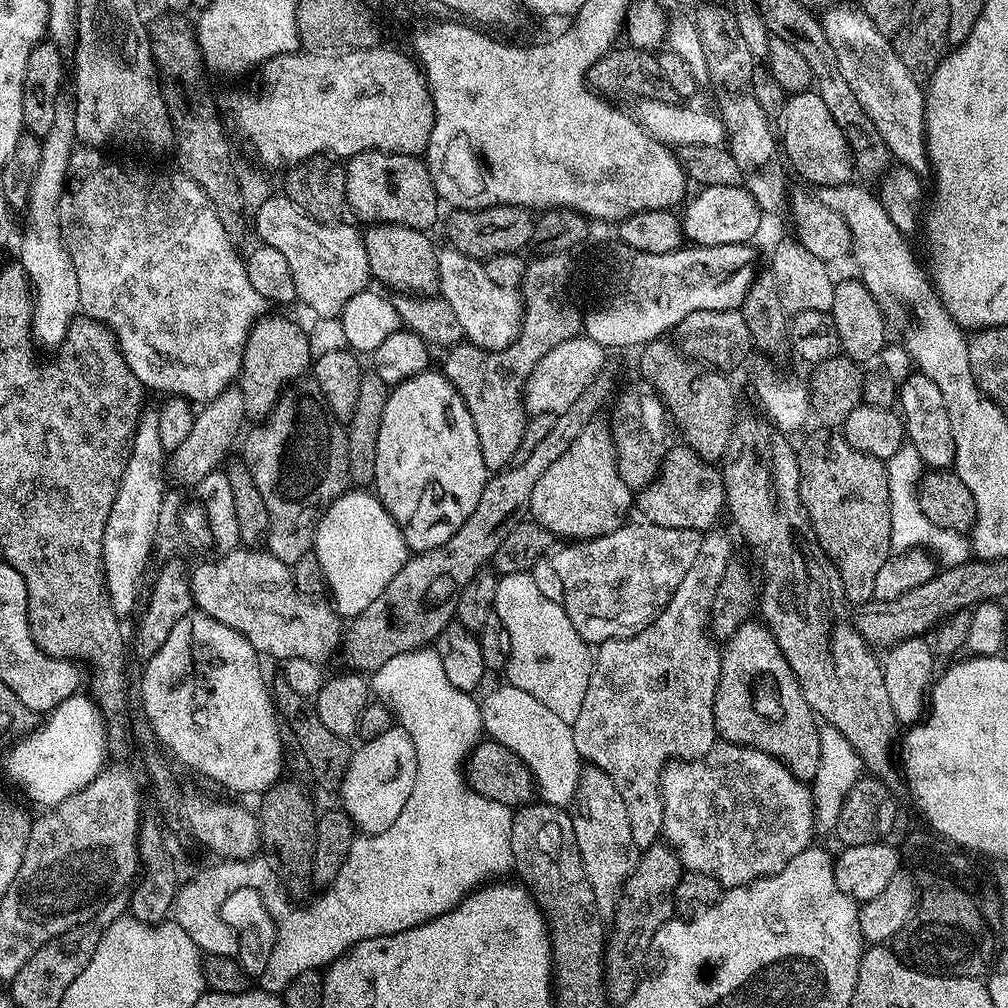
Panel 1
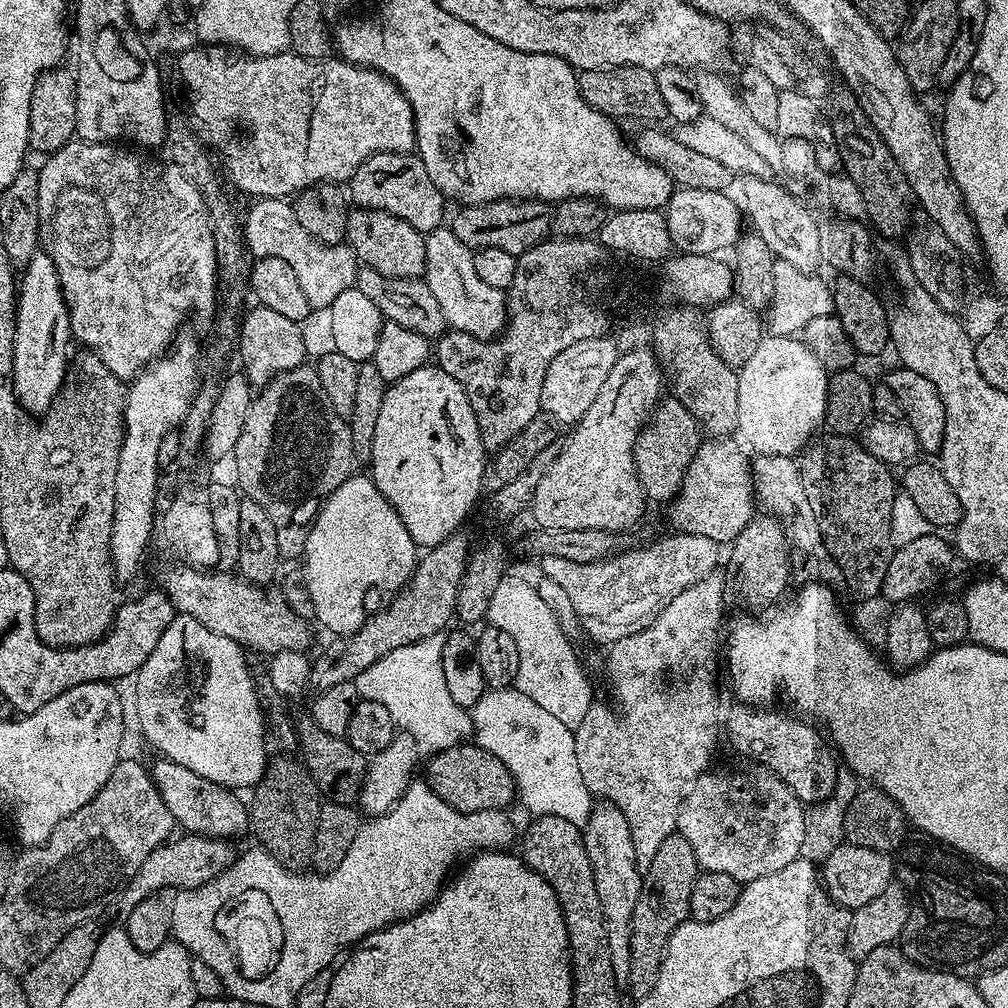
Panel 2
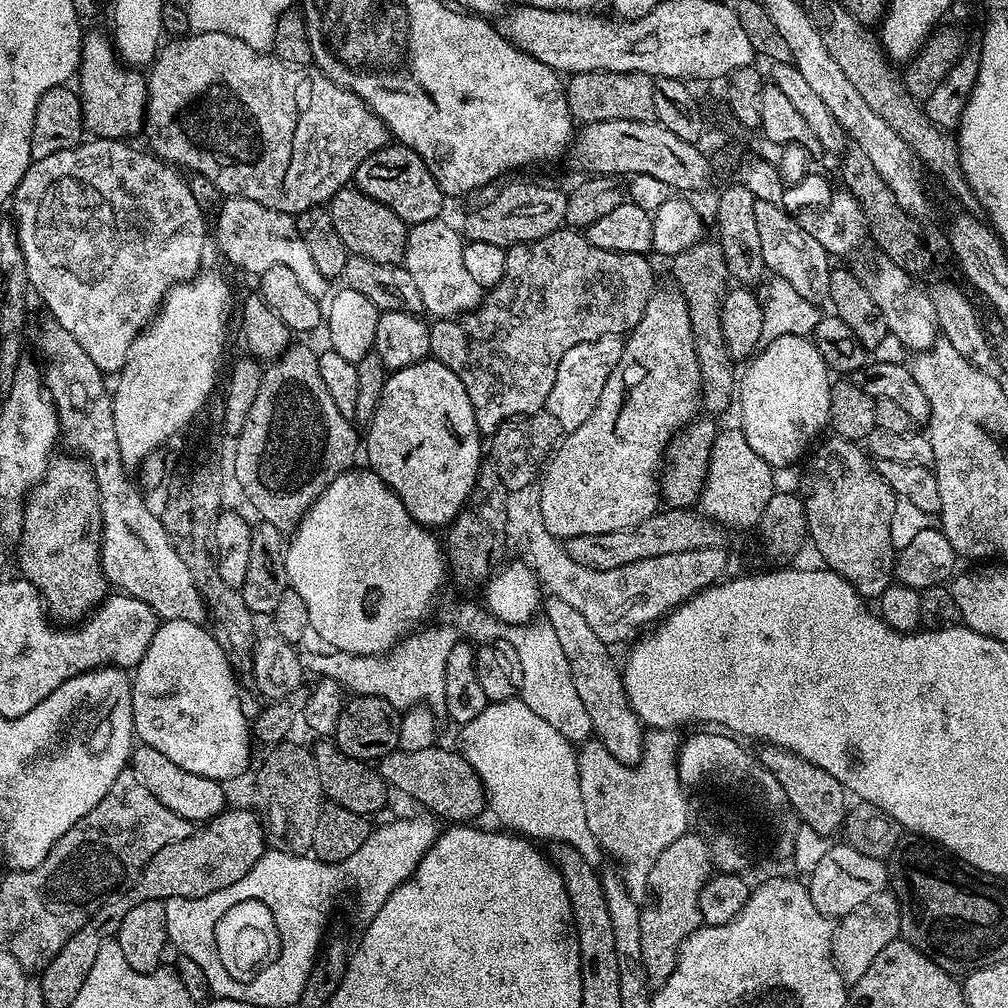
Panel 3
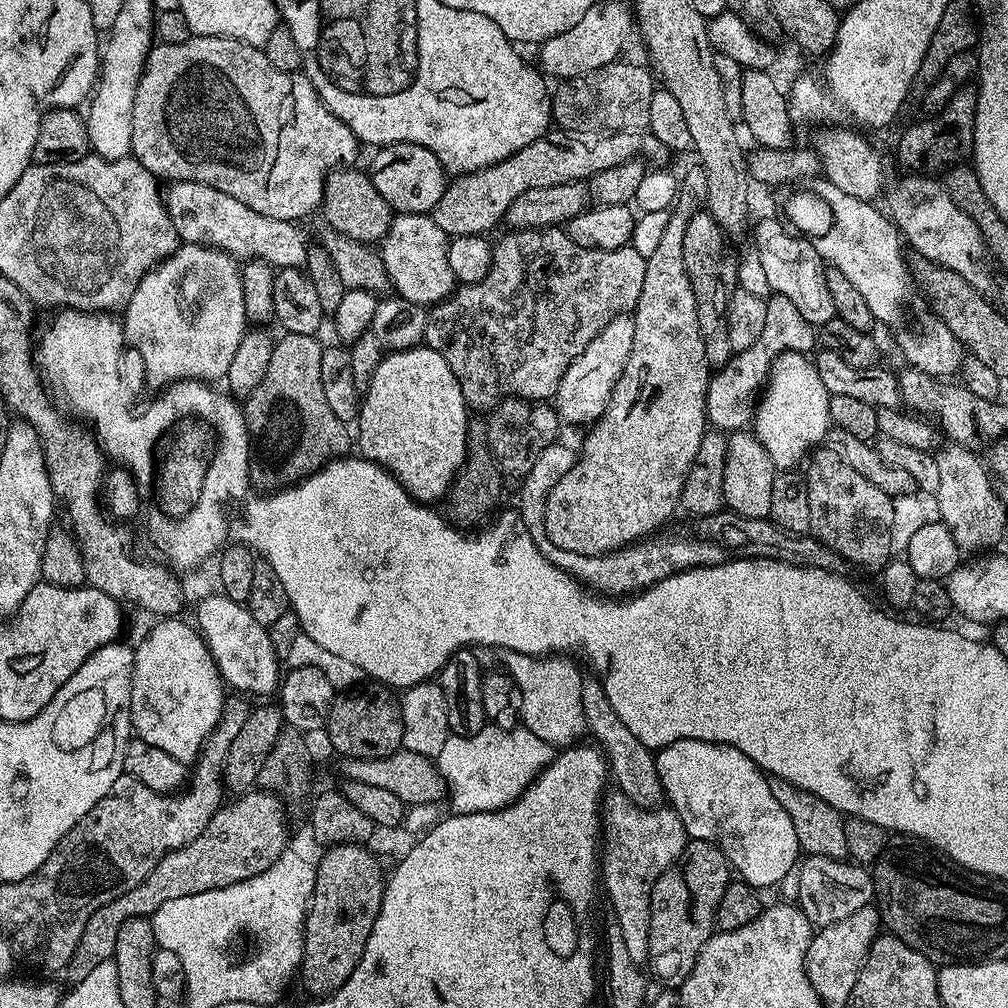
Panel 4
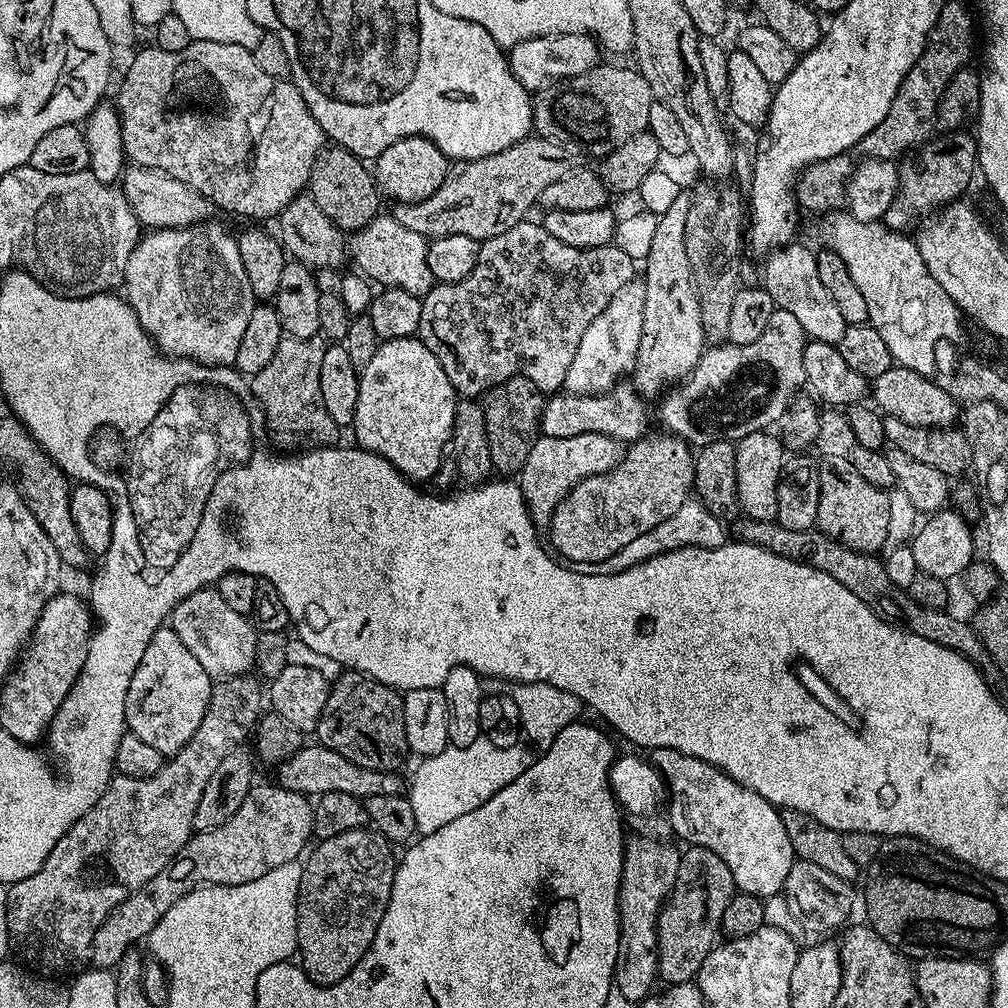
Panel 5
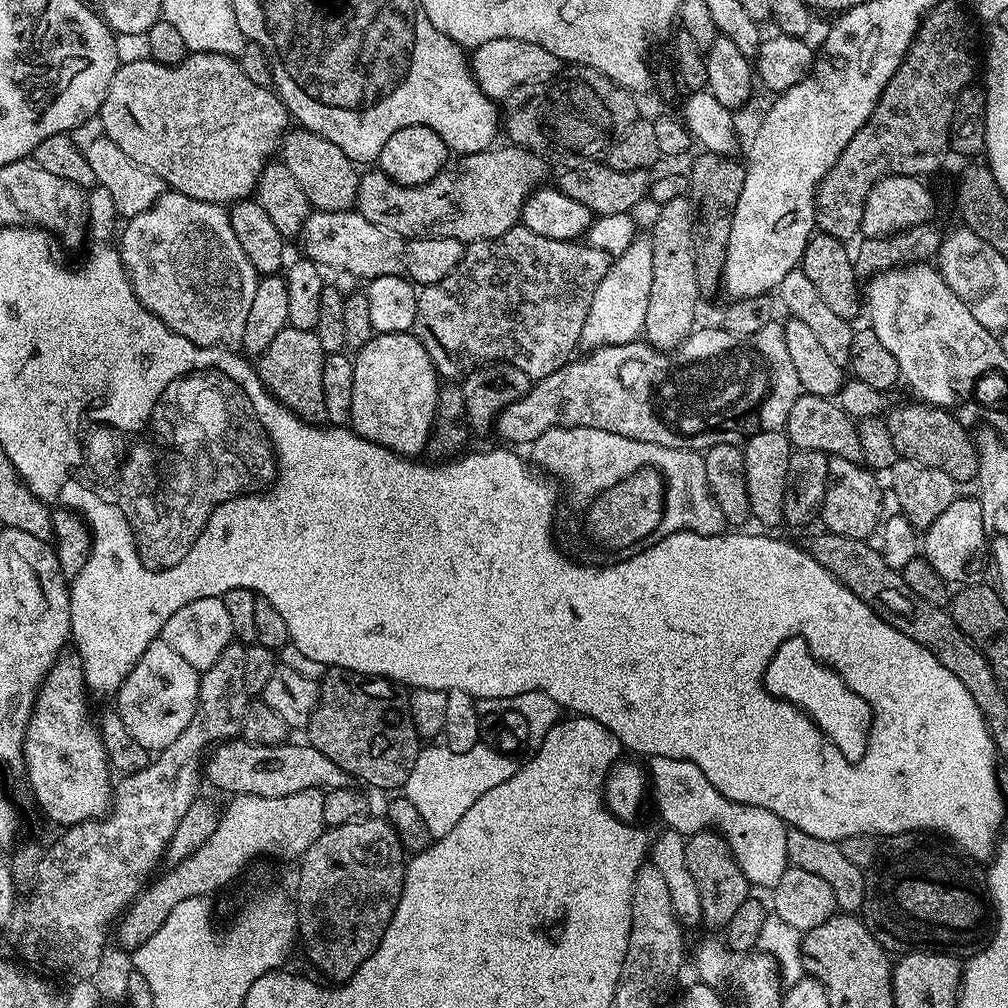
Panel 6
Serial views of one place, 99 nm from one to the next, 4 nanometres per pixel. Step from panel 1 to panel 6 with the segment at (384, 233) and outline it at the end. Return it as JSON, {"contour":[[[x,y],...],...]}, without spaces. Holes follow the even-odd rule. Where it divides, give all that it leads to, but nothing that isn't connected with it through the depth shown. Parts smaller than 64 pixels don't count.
{"contour":[[[293,127],[282,141],[282,163],[294,174],[294,182],[302,186],[309,205],[318,212],[347,212],[355,205],[361,173],[357,165],[334,142],[326,142],[313,132]],[[357,171],[357,172],[356,172]]]}

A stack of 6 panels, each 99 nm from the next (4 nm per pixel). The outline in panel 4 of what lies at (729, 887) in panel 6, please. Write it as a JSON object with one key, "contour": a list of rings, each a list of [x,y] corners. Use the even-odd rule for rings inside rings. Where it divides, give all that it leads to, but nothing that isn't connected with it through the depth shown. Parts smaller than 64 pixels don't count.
{"contour":[[[692,840],[684,847],[682,865],[667,868],[654,882],[650,950],[646,968],[665,989],[676,990],[690,978],[694,962],[716,928],[716,907],[730,883],[730,865],[723,850],[708,840]]]}

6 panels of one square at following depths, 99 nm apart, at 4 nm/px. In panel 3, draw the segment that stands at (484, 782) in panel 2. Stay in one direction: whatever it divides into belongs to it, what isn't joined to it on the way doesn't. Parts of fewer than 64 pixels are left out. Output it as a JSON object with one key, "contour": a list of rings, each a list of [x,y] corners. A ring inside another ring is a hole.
{"contour":[[[433,746],[431,748],[423,748],[422,750],[414,750],[413,752],[395,751],[384,756],[378,762],[378,771],[384,783],[396,788],[400,792],[405,792],[412,800],[417,800],[420,804],[425,804],[431,813],[437,817],[445,816],[448,822],[472,822],[480,811],[485,811],[486,797],[484,794],[484,785],[480,783],[478,774],[474,770],[474,766],[470,766],[470,762],[459,751],[451,752],[448,748],[440,748],[441,746]]]}

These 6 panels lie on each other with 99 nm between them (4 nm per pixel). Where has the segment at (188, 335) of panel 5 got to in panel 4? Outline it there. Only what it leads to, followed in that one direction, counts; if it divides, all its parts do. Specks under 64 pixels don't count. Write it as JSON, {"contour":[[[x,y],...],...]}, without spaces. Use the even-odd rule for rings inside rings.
{"contour":[[[181,243],[175,252],[171,252],[165,260],[159,261],[138,282],[134,294],[130,298],[128,307],[122,312],[122,327],[127,343],[136,349],[137,354],[144,363],[144,378],[149,389],[163,390],[170,384],[175,384],[178,380],[203,380],[205,382],[216,382],[212,380],[223,381],[230,370],[230,362],[234,359],[234,353],[238,351],[238,342],[242,342],[246,331],[246,325],[249,323],[246,316],[246,309],[243,306],[243,290],[241,278],[241,265],[226,252],[221,252],[219,248],[209,248],[202,243],[185,244]]]}

